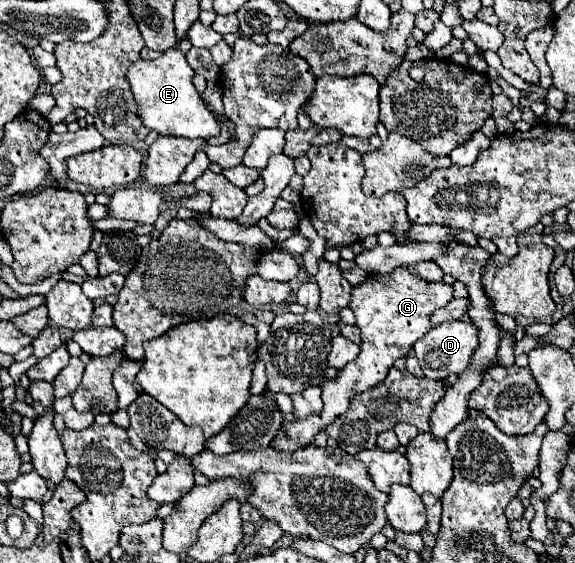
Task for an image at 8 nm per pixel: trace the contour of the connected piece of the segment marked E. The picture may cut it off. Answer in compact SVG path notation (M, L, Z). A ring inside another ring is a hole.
M178 48L162 52L162 56L156 60L140 58L138 62L134 62L126 72L126 80L138 106L136 116L142 120L142 124L150 130L156 130L158 134L168 136L182 136L182 138L216 136L220 132L220 124L204 106L200 94L192 84L192 78L194 70L190 68L186 56Z

